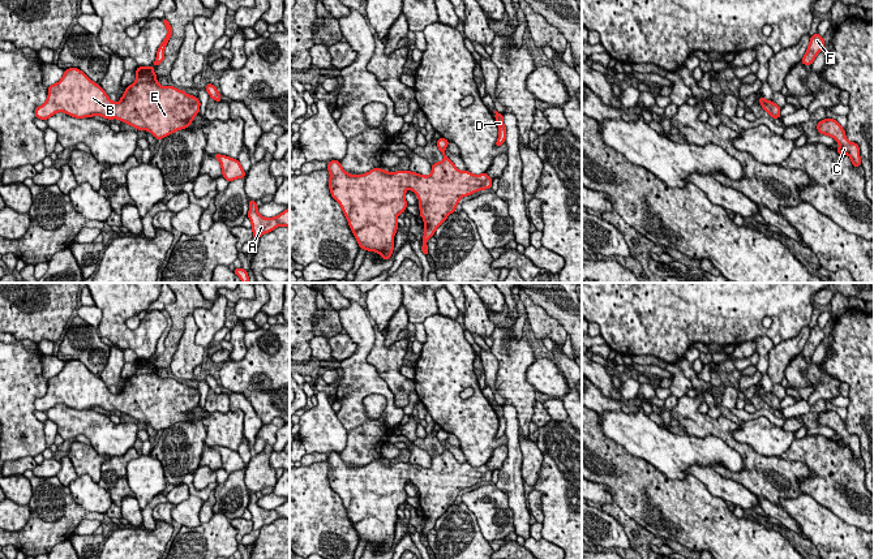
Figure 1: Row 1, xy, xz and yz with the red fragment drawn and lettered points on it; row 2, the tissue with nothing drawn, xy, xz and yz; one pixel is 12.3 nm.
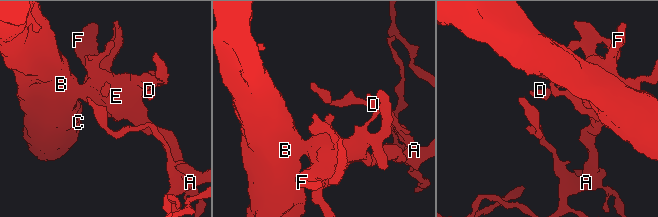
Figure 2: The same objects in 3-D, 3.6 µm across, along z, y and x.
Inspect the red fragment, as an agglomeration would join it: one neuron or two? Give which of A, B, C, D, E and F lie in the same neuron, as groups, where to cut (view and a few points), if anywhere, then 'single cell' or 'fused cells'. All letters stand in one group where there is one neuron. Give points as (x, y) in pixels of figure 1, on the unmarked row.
A B C D E F; no cut; single cell

